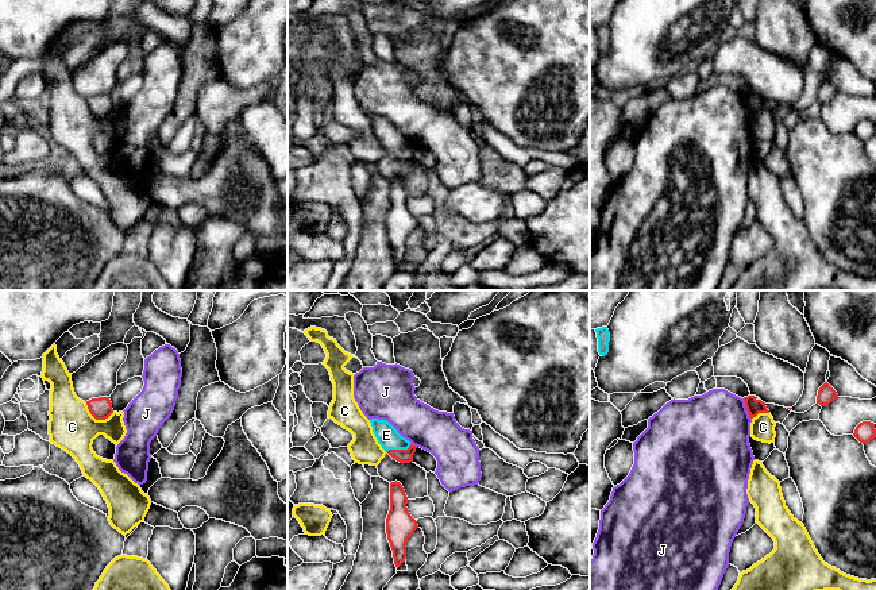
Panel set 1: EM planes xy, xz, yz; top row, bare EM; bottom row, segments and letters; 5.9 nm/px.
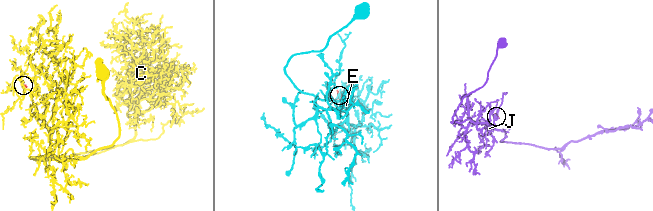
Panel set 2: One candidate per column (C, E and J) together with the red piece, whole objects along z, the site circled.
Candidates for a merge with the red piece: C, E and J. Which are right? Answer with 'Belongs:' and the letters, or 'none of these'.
Belongs: E

